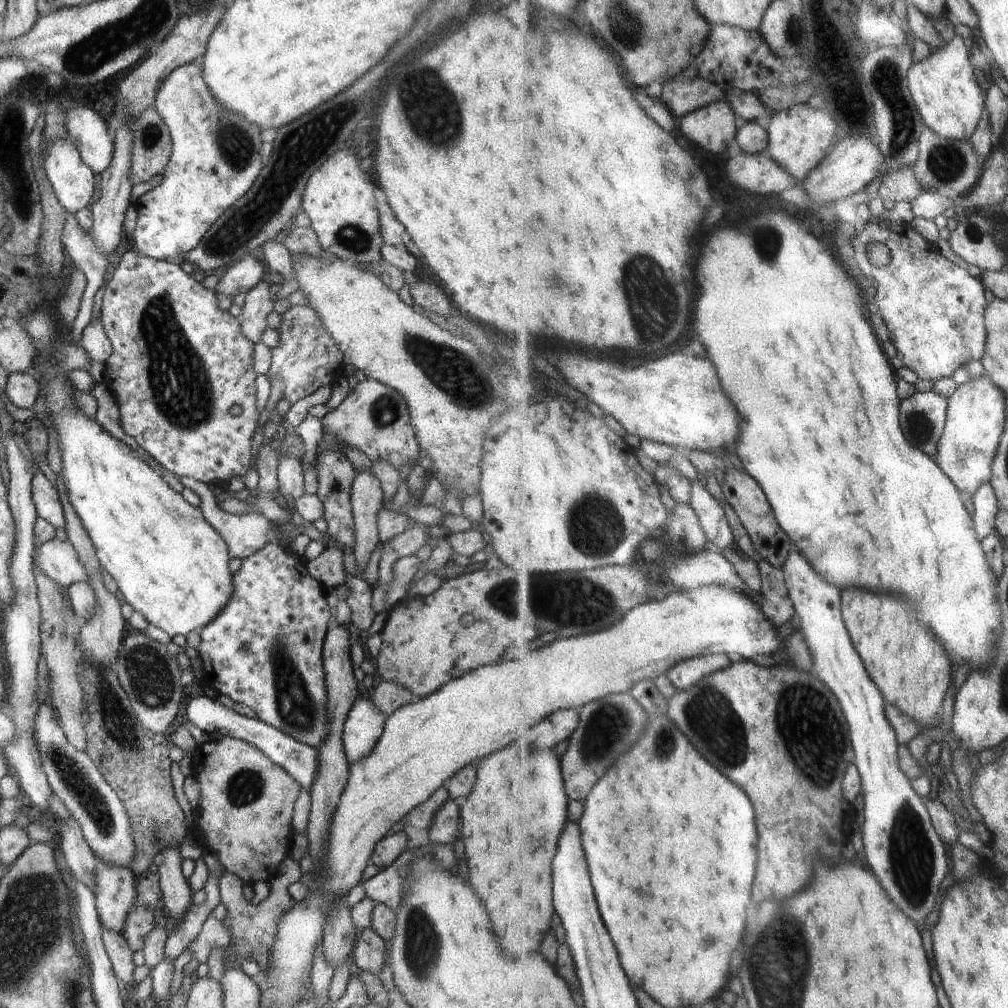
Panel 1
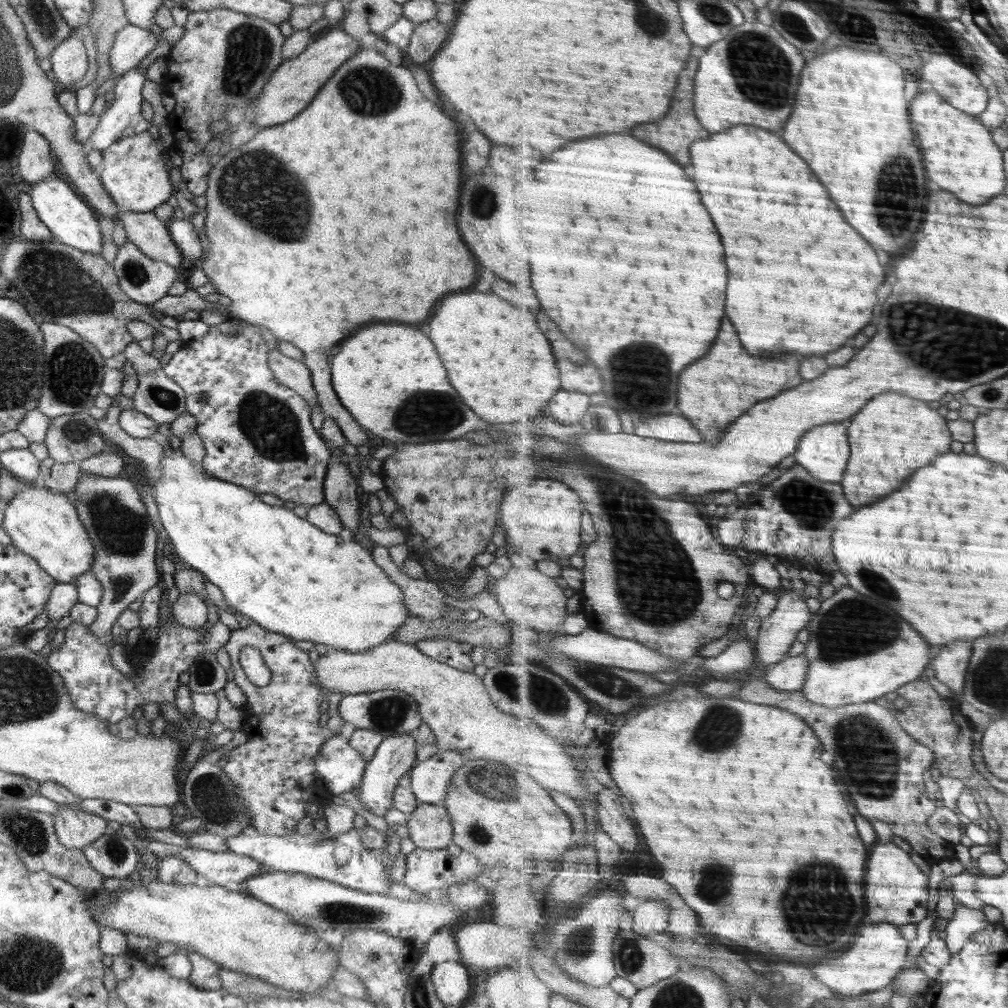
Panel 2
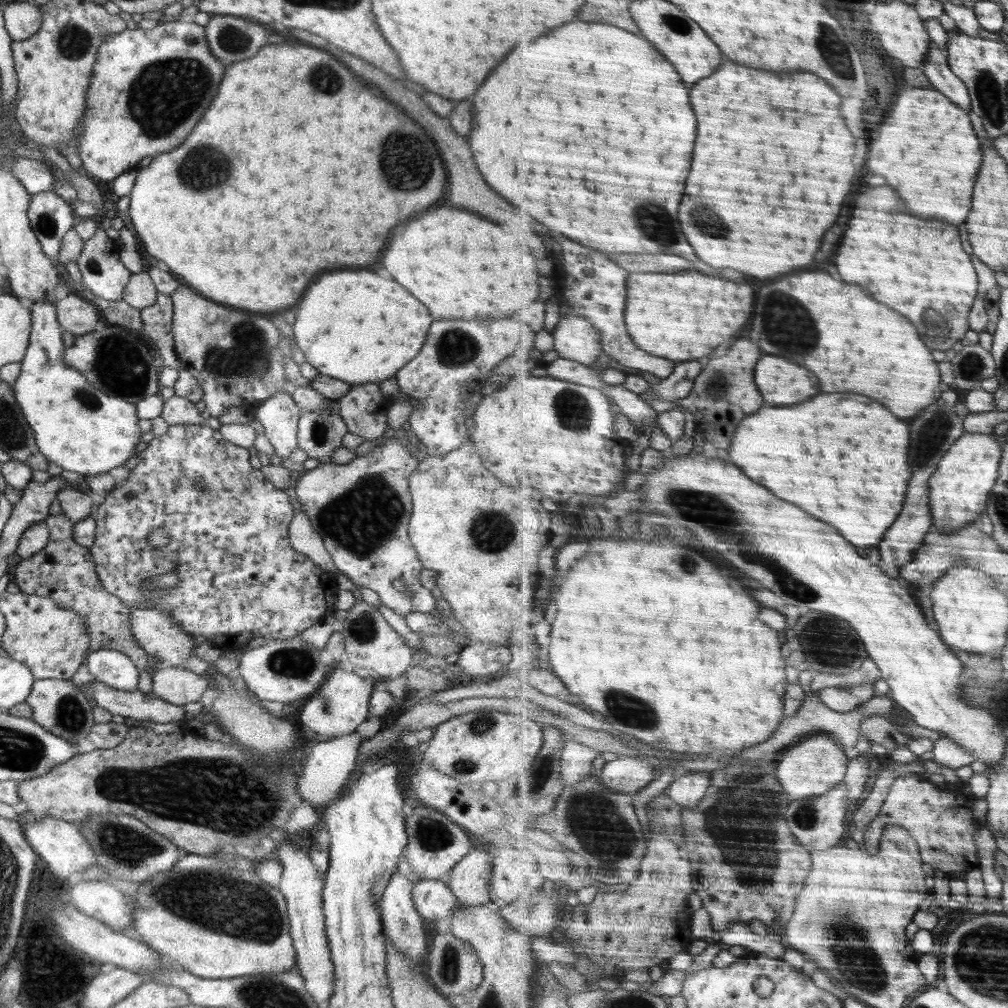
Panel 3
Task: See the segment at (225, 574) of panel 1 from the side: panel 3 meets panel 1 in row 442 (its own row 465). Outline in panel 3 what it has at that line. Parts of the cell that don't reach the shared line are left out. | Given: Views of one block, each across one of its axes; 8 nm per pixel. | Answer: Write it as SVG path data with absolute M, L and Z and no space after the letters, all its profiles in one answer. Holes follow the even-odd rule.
M48 301L30 303L31 332L29 345L24 358L21 360L20 376L12 385L13 394L20 405L23 417L34 431L36 444L40 452L49 460L63 468L81 475L100 475L108 473L112 468L118 468L130 460L141 440L140 427L136 414L136 407L126 399L116 395L109 395L92 384L75 368L64 362L64 331L57 321L56 307Z

